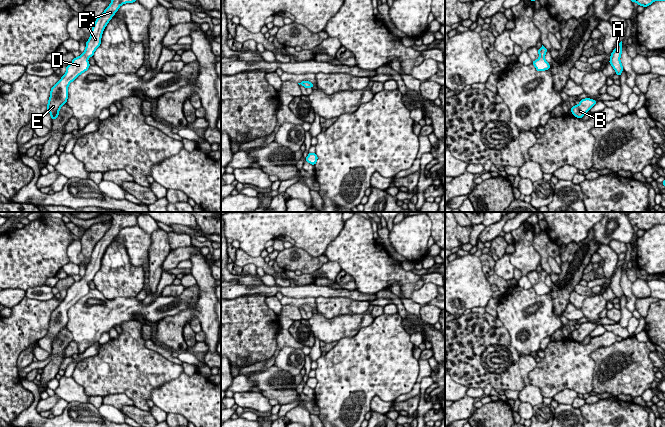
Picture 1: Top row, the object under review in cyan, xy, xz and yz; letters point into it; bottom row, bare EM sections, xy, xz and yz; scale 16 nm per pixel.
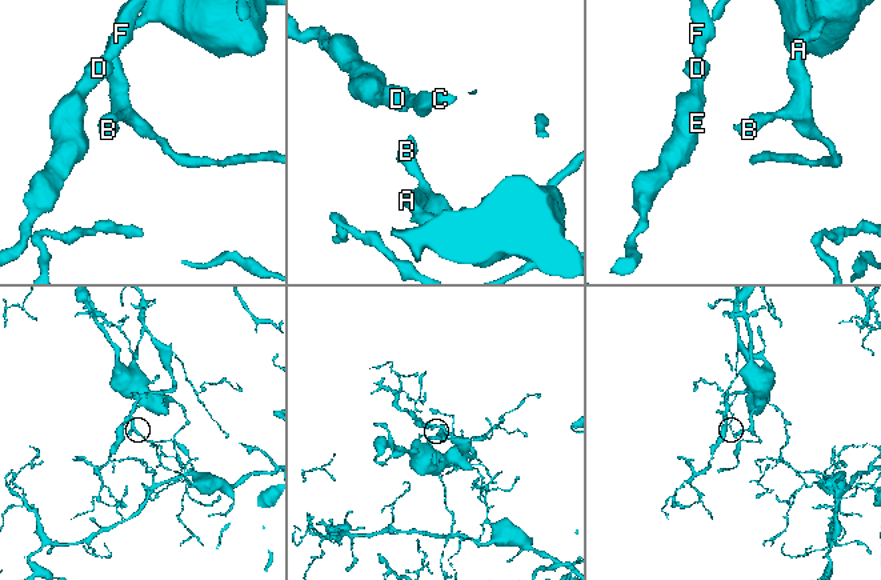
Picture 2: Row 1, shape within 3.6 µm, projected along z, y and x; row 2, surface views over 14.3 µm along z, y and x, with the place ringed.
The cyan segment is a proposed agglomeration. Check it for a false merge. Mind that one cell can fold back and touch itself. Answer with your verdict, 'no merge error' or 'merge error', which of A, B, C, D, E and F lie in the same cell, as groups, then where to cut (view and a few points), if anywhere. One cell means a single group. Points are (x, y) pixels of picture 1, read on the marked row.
no merge error | A B C D E F | no cut

